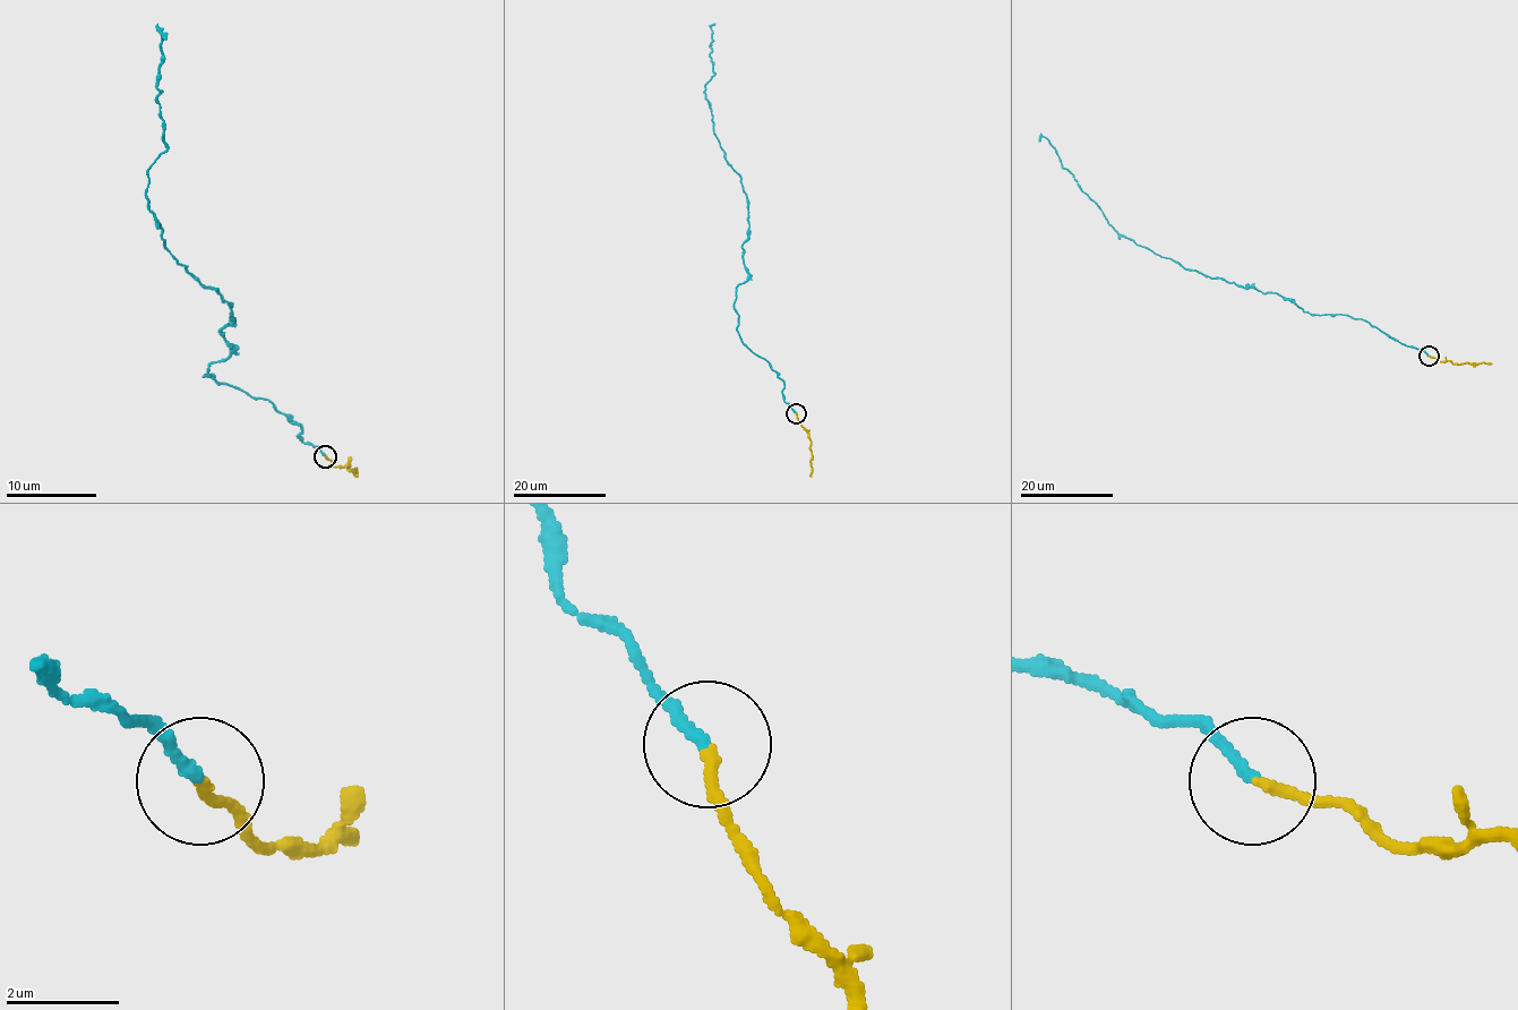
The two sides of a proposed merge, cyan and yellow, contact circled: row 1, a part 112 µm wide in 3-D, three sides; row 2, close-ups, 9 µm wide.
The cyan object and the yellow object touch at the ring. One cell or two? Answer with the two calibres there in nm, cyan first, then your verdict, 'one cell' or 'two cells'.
200 nm thick on the cyan side, 190 nm on the other; two cells

